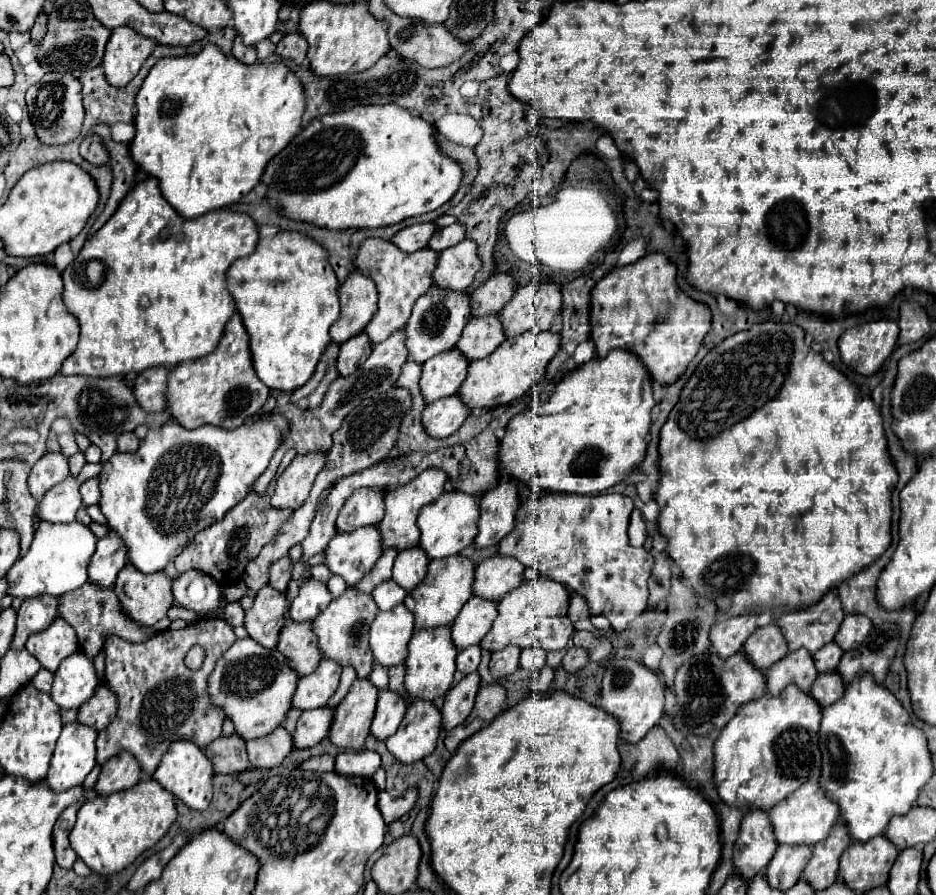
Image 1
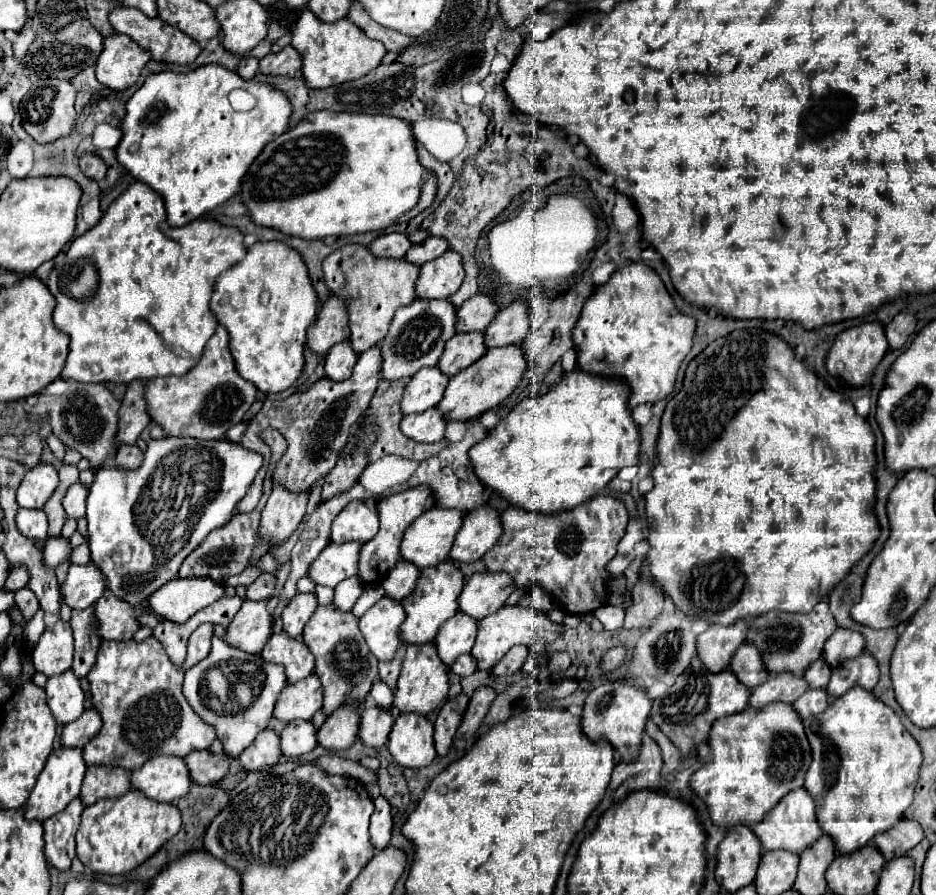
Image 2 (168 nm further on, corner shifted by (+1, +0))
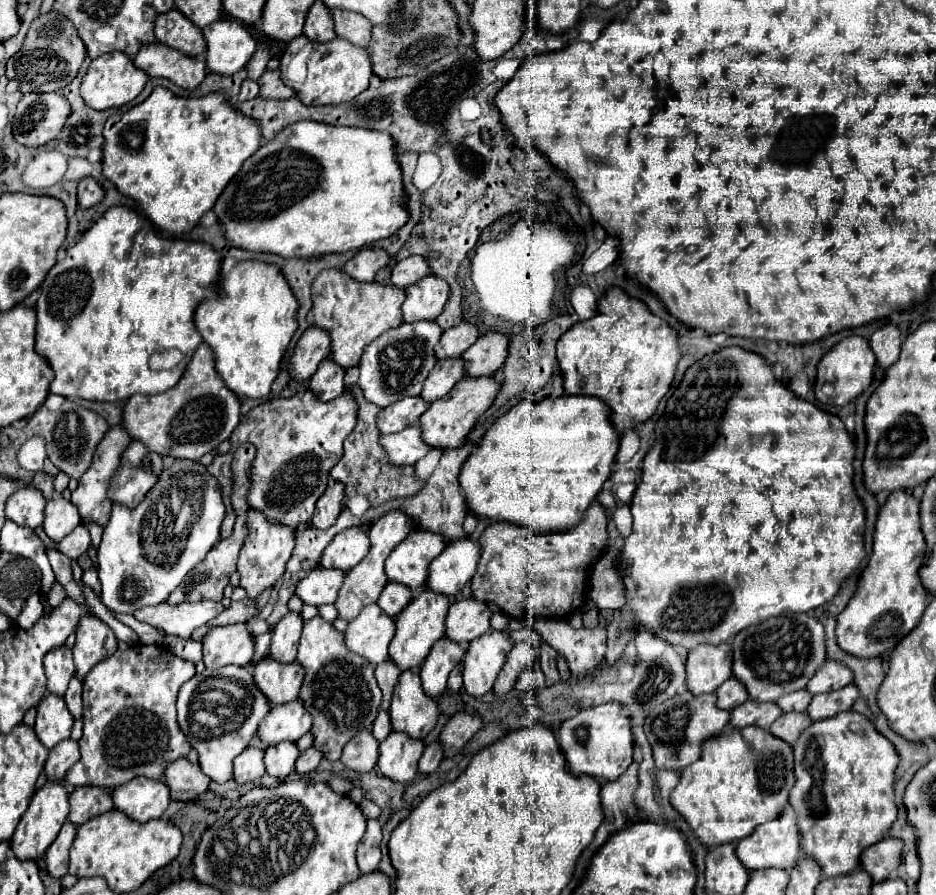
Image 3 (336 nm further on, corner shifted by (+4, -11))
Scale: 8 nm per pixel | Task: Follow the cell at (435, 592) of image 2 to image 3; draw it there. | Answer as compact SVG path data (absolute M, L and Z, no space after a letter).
M423 588L411 602L409 606L395 618L397 632L389 644L389 658L399 666L399 670L411 670L419 668L423 660L427 658L427 652L431 646L445 636L445 616L449 610L449 596L431 592L431 588Z

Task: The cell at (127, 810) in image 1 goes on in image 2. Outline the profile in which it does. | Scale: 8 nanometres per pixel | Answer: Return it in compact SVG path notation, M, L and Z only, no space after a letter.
M130 789L118 799L98 801L84 809L76 833L76 853L78 859L94 873L120 875L150 859L180 831L180 827L182 819L176 805L158 805L158 801L146 801L142 793L134 793L134 789Z

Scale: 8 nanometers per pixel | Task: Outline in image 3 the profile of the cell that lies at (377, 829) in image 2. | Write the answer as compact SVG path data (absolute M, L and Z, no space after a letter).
M367 820L367 832L357 848L357 864L363 874L375 872L381 862L381 822Z

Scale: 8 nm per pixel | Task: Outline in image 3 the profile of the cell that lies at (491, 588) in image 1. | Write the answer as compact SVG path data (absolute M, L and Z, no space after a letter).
M463 598L455 600L449 606L449 614L445 620L445 636L459 642L461 646L467 646L477 636L485 634L491 626L491 610L487 604L475 600L475 598Z

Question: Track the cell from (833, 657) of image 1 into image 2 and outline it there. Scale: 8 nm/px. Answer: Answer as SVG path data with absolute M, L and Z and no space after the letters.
M818 659L816 665L810 665L810 669L806 669L804 679L806 679L806 683L808 683L810 689L822 689L822 687L828 685L830 673L832 673L832 669L824 661Z

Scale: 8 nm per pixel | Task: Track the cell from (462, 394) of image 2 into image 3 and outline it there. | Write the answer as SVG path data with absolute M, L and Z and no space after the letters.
M479 376L479 380L467 380L463 378L461 382L455 384L455 388L445 394L441 400L435 400L429 404L427 412L421 418L421 438L433 446L433 448L457 448L465 442L467 434L475 426L477 418L483 416L493 400L499 394L499 388L503 386L501 380L495 380L495 376Z

